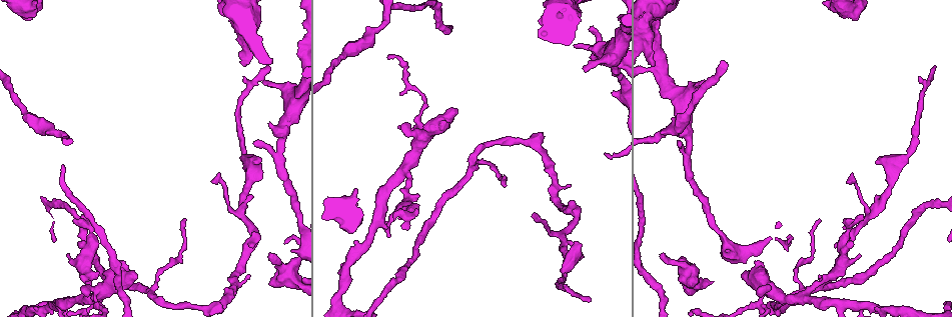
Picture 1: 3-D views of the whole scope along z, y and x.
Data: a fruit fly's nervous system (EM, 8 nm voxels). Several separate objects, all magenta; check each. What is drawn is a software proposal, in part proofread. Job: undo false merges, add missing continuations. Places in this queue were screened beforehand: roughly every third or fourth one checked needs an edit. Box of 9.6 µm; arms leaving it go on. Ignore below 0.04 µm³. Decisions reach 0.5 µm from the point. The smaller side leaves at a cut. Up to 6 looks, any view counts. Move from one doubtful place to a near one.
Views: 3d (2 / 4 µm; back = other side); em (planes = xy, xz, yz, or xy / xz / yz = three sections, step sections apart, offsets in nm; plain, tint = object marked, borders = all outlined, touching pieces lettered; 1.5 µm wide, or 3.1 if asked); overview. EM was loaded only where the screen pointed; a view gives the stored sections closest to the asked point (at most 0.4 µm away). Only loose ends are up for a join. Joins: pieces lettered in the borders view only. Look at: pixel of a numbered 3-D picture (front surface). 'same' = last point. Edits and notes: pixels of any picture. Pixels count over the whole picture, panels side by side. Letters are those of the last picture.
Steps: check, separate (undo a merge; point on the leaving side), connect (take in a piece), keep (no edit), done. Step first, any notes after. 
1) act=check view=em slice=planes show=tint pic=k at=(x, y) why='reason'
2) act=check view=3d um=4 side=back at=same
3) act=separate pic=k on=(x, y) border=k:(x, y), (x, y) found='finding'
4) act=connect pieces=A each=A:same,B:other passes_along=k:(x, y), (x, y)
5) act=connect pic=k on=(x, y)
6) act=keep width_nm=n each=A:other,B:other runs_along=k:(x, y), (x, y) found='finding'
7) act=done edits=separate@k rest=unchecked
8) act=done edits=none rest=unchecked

act=check view=em slice=planes show=borders pic=1 at=(601, 50) why='sudden change in width'

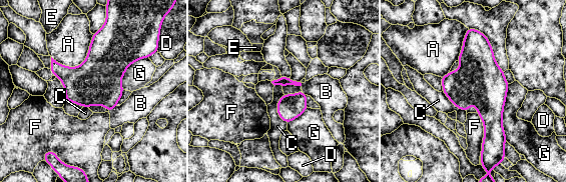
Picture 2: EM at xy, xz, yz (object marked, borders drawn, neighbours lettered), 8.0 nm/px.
act=keep each=A:other,B:other,C:other,D:other,E:other,F:other,G:other border=2:(93, 34), (79, 65), (51, 57) found='continuous, no second cell'

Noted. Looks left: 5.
act=check view=em slice=planes show=borders pic=1 at=(653, 66) why='free end'

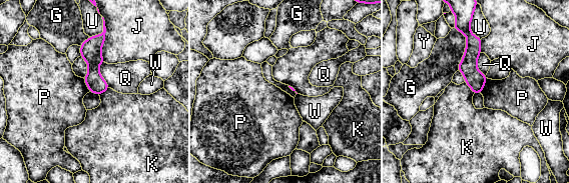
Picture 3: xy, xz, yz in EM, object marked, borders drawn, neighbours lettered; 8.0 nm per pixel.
act=keep longest_contact=G:320nm each=G:other,J:other,K:other,P:other,Q:other,U:other,W:other,Y:other border=3:(487, 78), (480, 93) found='none of them fits'

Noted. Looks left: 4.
act=check view=em slice=planes show=borders pic=1 at=(662, 253) why='free end'

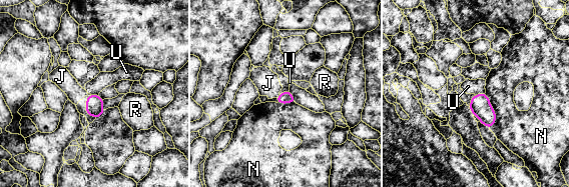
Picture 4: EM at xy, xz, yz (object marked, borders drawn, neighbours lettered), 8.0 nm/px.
act=connect pieces=J width_nm=100 each=J:same,N:other,R:other,U:other found='the cell continues'

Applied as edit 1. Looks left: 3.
act=done edits=connect@4 rest=unchecked

